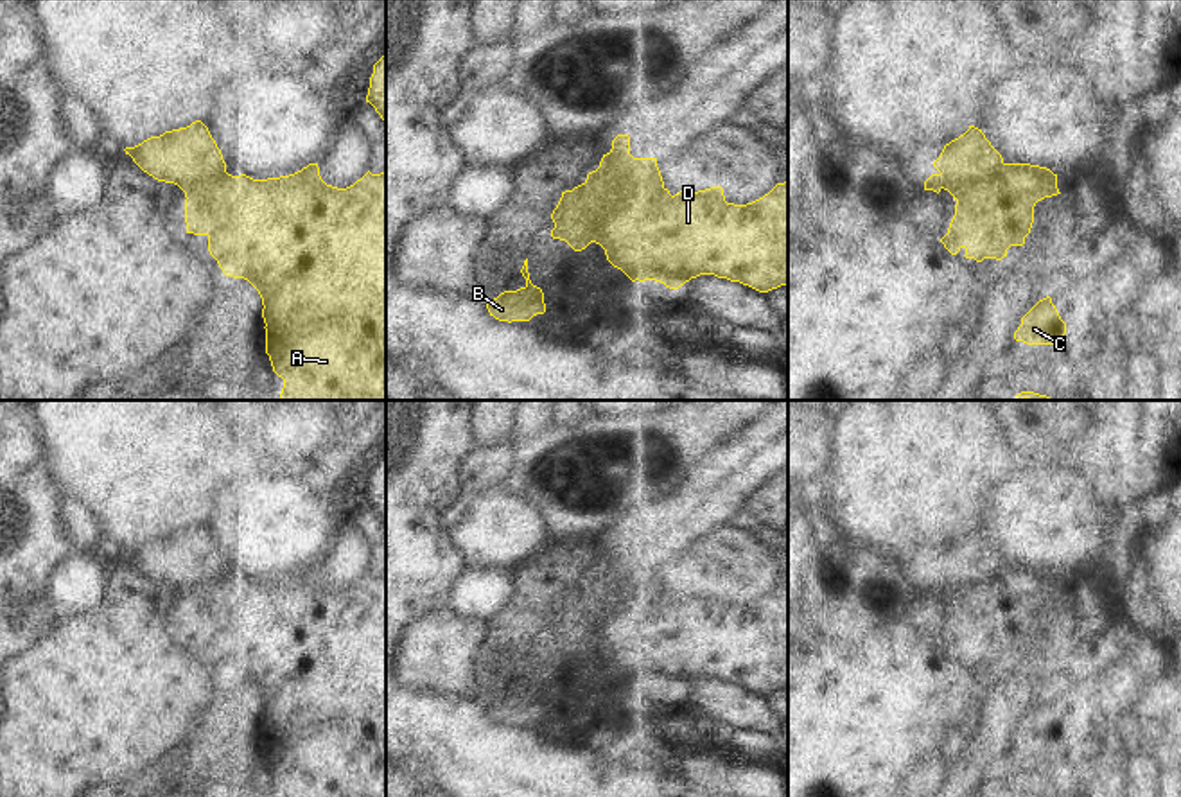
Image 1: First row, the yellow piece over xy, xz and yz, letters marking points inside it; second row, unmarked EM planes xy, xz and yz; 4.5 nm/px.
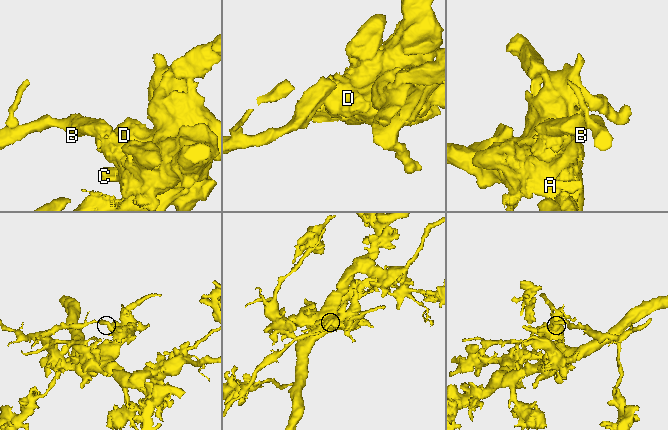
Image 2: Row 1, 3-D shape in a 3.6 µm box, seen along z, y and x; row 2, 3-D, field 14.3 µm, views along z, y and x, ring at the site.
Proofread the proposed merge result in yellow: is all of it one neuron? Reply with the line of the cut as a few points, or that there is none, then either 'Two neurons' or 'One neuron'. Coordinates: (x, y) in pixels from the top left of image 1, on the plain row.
Split along xz (611, 555), (630, 584), (603, 607), (589, 643). Two neurons.

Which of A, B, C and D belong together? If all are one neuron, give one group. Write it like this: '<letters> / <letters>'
A C D / B

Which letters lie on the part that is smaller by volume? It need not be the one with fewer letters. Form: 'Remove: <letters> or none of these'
Remove: B

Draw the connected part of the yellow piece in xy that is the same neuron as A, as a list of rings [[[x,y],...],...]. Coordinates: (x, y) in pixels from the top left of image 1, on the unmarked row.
[[[318,565],[267,582],[224,574],[185,592],[187,635],[206,637],[226,679],[248,682],[262,700],[266,756],[284,781],[280,797],[386,797],[386,573],[346,591],[327,587]]]

